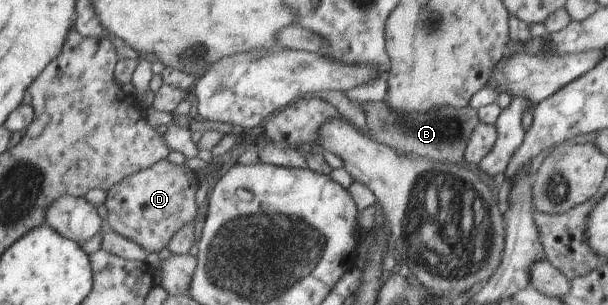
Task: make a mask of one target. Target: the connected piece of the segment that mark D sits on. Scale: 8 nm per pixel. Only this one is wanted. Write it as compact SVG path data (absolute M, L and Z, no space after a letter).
M164 159L157 165L140 171L122 182L115 184L107 193L108 219L105 228L133 240L144 247L149 254L169 248L174 235L193 223L198 215L198 189L202 174L190 170L188 165L174 165Z

